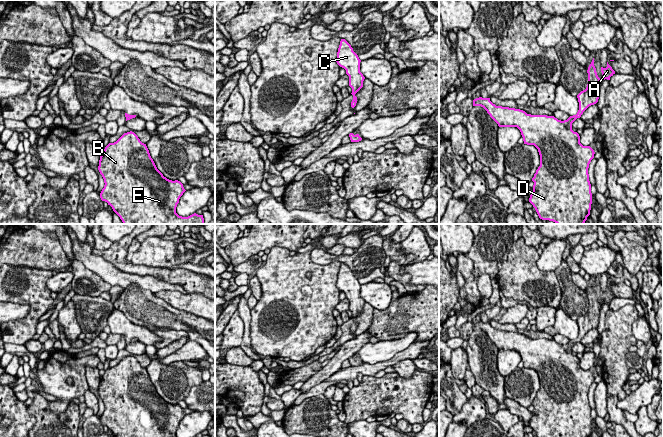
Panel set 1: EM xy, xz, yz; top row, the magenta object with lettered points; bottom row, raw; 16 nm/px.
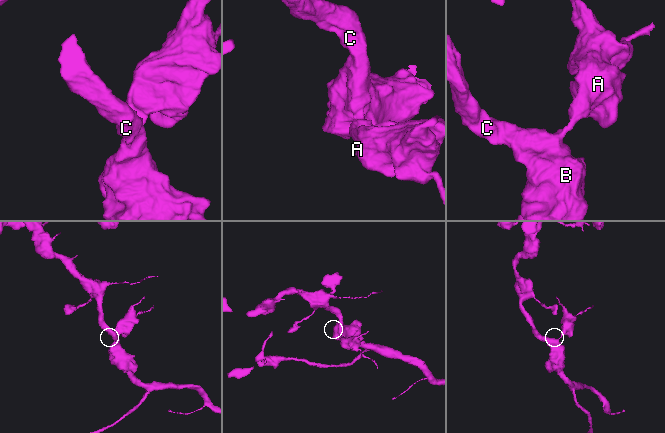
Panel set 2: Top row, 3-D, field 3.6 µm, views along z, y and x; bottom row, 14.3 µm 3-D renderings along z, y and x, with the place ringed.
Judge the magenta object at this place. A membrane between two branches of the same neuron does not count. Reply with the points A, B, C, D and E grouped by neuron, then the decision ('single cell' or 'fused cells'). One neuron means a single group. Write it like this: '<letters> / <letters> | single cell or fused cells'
A B C D E | single cell

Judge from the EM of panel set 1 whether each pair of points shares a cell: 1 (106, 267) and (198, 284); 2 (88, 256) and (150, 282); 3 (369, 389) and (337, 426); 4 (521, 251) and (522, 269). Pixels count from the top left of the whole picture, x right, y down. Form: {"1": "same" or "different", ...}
{"1": "different", "2": "same", "3": "different", "4": "same"}

